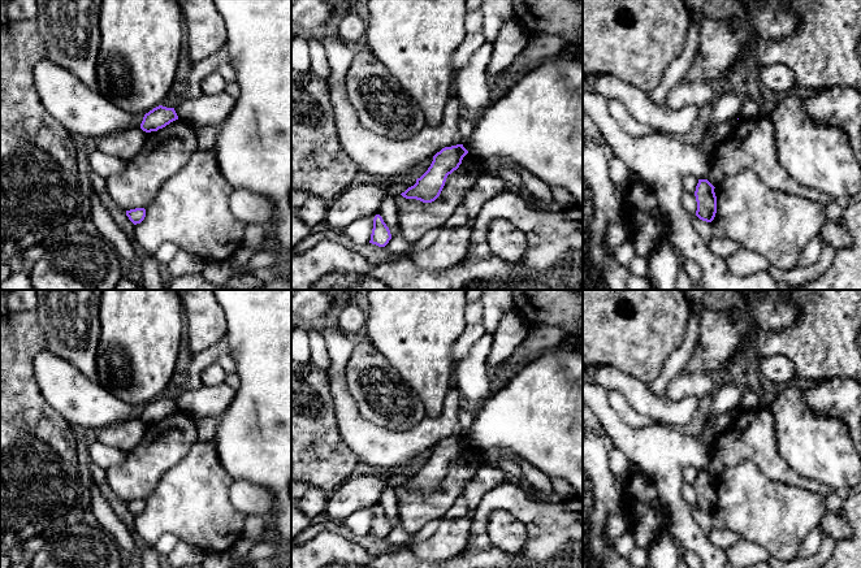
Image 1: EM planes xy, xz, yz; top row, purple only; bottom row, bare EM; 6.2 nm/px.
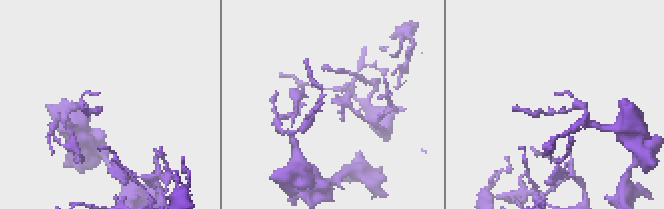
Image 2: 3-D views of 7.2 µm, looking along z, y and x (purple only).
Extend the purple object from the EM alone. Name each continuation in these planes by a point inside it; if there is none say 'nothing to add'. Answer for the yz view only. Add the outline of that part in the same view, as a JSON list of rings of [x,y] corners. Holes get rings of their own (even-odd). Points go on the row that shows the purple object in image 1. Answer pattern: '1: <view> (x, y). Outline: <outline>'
nothing to add

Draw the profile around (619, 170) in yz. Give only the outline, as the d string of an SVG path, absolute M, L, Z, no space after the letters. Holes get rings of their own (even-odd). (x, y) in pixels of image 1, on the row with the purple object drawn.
M615 155L609 161L610 179L614 187L628 187L628 172L629 168Z

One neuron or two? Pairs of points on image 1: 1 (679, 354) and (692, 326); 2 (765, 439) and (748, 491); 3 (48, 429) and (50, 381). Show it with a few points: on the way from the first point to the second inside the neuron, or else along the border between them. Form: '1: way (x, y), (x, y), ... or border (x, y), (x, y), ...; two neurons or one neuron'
1: way (686, 347), (692, 333); one neuron
2: border (725, 467), (752, 462), (771, 480), (782, 484); two neurons
3: border (35, 377), (40, 394), (70, 425); two neurons

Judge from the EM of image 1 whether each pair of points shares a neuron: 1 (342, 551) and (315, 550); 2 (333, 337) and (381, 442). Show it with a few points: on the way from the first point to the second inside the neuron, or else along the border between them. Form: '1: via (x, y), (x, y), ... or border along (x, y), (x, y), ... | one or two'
1: via (336, 550), (321, 550) | one
2: via (338, 364), (338, 387), (346, 411), (354, 420) | one

